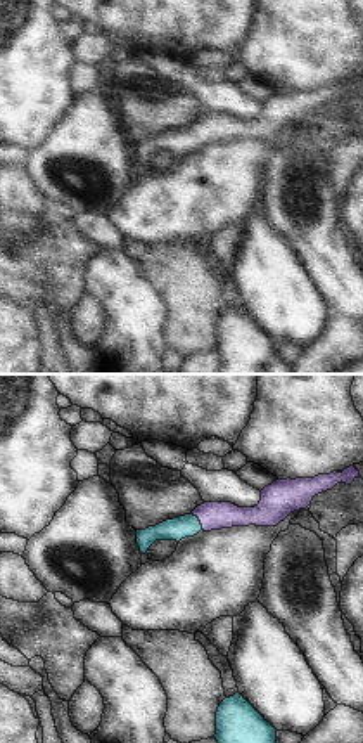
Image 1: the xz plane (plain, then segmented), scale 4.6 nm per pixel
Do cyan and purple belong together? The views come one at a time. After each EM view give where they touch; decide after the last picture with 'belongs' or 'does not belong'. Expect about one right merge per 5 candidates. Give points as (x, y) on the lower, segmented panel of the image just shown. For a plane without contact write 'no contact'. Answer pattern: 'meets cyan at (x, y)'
meets cyan at (197, 520)

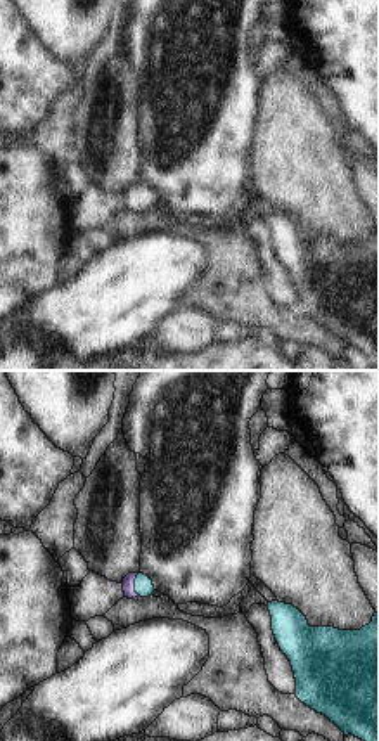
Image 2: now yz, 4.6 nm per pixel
meets cyan at (135, 586)

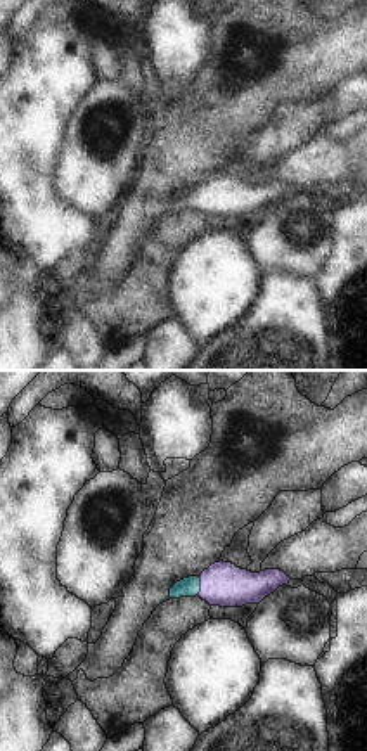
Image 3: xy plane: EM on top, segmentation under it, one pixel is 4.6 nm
meets cyan at (199, 585)

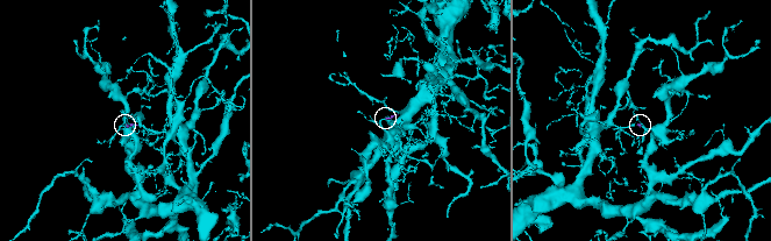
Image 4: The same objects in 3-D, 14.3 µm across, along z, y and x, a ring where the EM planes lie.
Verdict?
belongs

